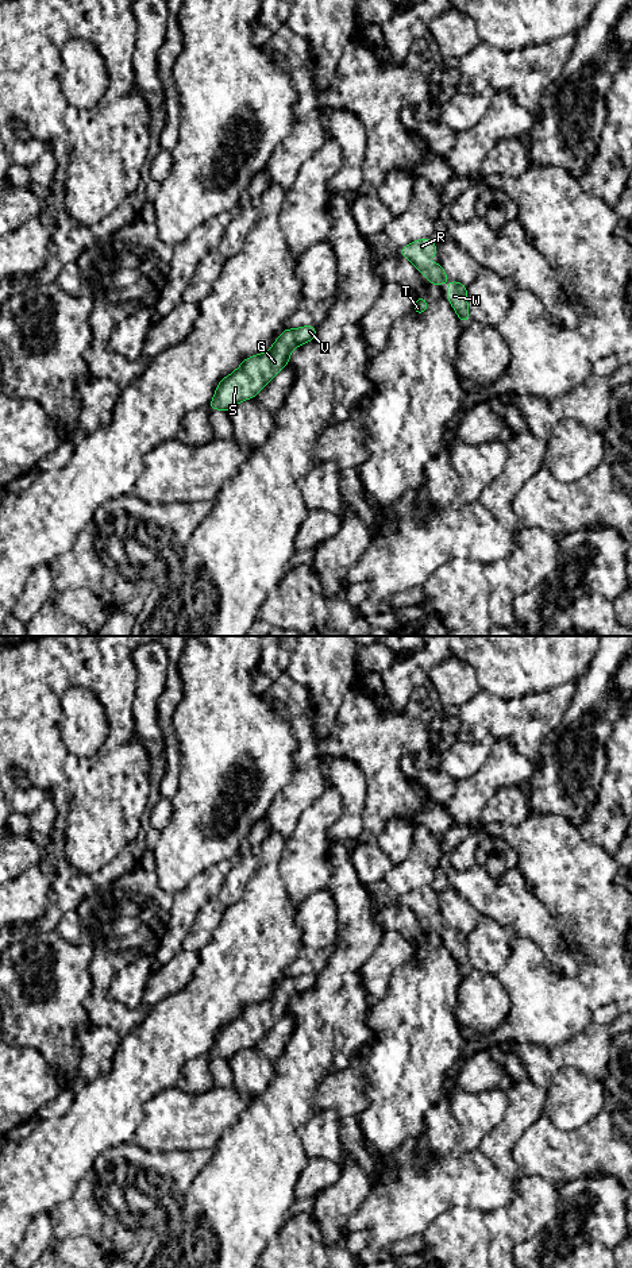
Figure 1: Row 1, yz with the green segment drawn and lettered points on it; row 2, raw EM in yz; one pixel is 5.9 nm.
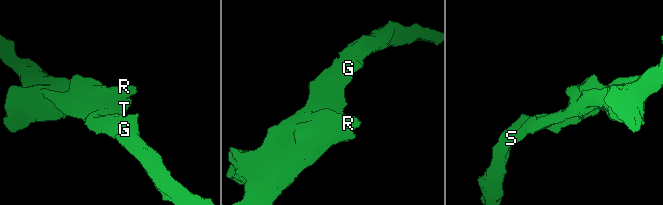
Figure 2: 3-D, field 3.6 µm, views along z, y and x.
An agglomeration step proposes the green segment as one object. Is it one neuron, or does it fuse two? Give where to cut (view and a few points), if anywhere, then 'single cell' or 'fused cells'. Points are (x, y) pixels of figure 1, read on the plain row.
no cut; single cell

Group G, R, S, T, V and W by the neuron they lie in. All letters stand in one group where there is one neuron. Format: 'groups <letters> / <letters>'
groups G R S T V W

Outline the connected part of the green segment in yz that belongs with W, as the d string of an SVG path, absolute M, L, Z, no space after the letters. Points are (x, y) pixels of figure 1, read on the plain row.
M451 926L451 937L444 939L444 944L450 948L459 968L466 972L470 968L467 956L467 934Z

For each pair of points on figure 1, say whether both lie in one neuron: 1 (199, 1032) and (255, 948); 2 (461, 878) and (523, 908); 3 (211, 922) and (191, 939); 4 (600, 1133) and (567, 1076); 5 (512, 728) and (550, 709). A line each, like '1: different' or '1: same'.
1: same
2: same
3: same
4: different
5: same

